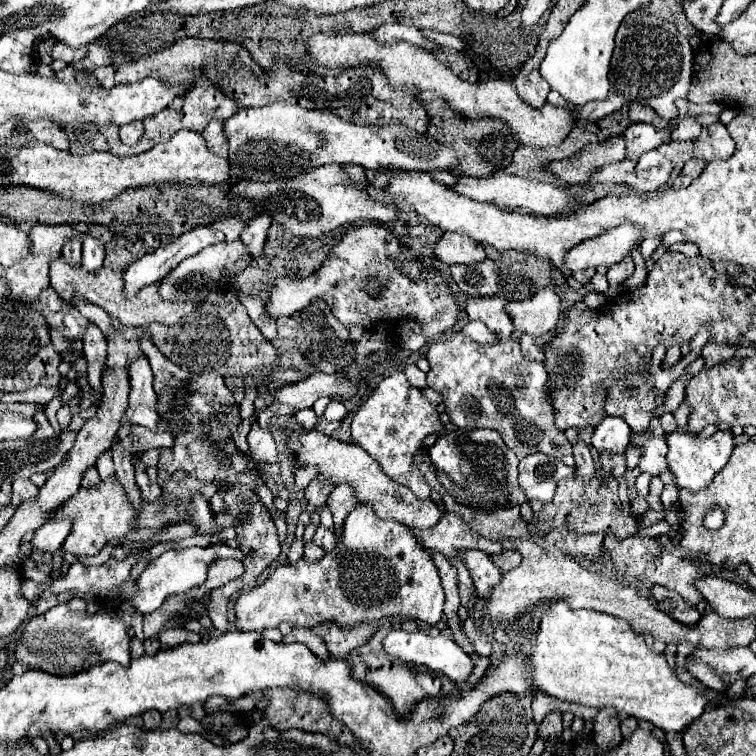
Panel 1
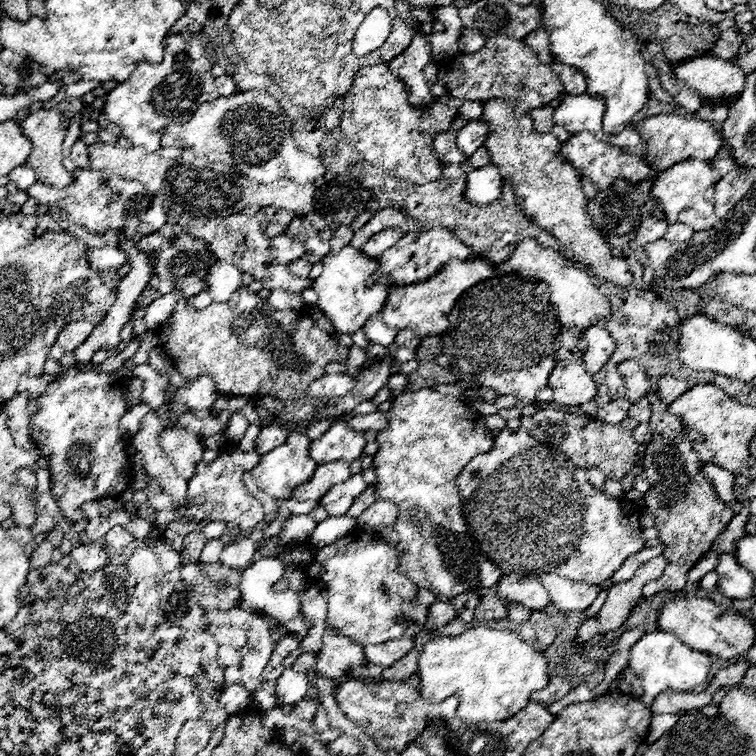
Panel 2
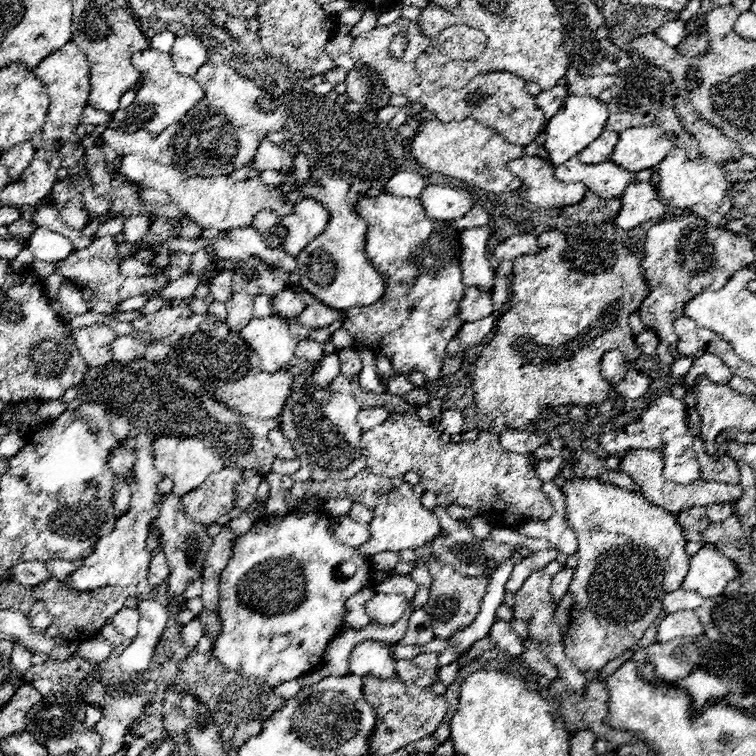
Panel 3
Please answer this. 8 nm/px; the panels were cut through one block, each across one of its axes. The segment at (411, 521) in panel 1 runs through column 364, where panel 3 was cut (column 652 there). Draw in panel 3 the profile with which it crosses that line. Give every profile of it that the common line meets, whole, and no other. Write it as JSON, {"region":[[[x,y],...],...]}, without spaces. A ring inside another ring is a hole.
{"region":[[[632,450],[628,452],[622,462],[620,462],[620,470],[624,470],[630,478],[634,478],[636,486],[640,488],[640,492],[644,494],[644,498],[654,504],[664,508],[670,514],[678,514],[680,510],[688,510],[692,506],[710,506],[714,504],[726,504],[732,500],[738,500],[742,490],[738,484],[720,484],[720,482],[706,482],[706,480],[696,480],[690,484],[672,484],[662,476],[664,470],[664,458],[660,452],[652,452],[652,450]]]}

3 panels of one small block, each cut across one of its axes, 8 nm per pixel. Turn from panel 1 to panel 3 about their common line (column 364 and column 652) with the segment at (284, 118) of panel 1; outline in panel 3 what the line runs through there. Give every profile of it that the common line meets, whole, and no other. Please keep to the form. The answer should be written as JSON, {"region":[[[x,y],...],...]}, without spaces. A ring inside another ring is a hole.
{"region":[[[638,126],[620,132],[612,162],[628,172],[640,172],[656,168],[674,148],[658,126]]]}

